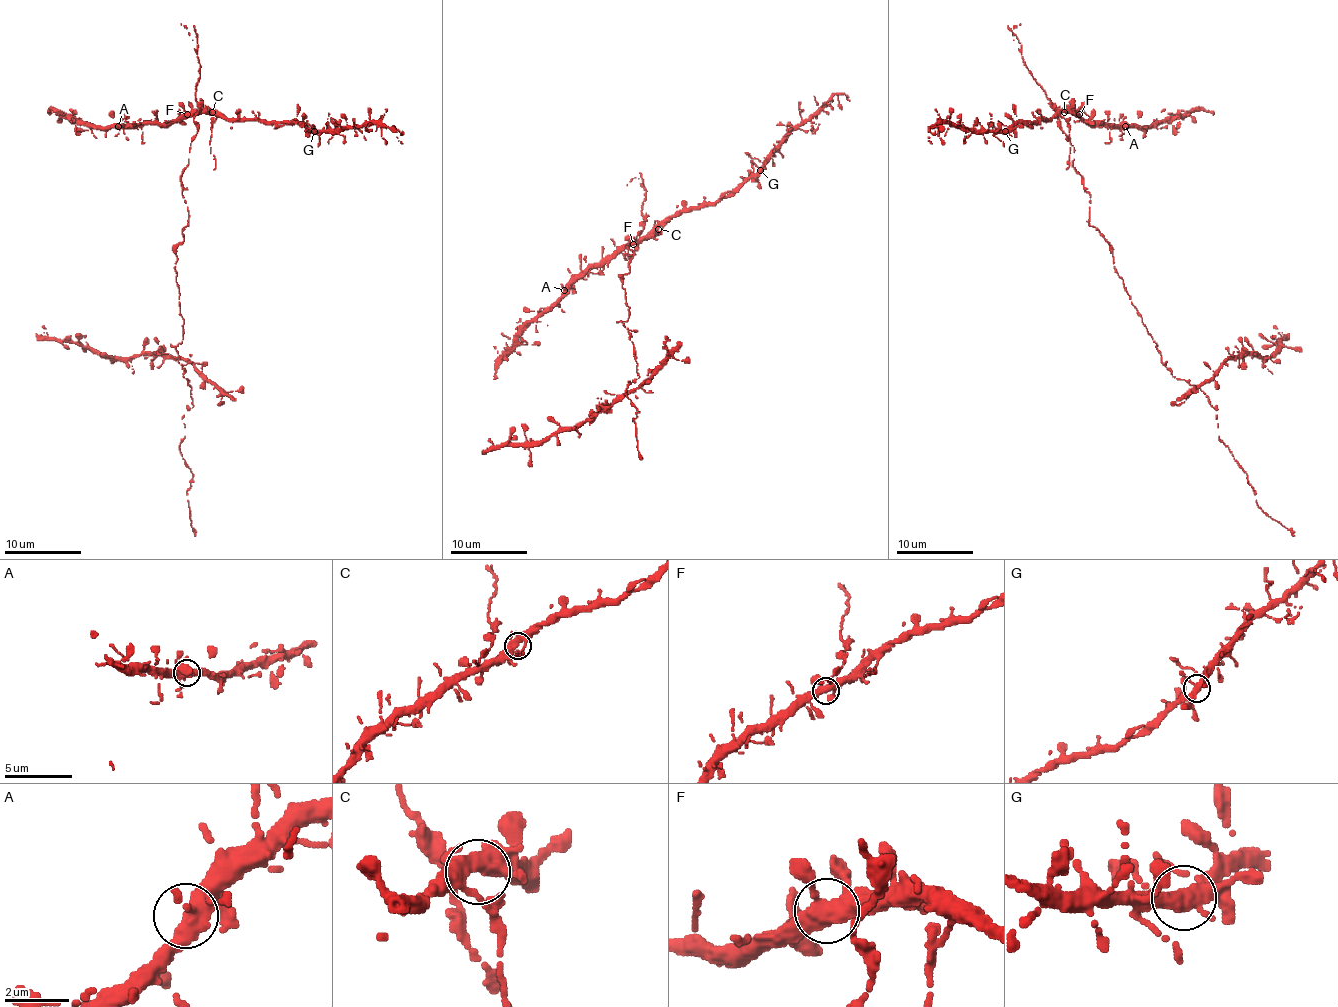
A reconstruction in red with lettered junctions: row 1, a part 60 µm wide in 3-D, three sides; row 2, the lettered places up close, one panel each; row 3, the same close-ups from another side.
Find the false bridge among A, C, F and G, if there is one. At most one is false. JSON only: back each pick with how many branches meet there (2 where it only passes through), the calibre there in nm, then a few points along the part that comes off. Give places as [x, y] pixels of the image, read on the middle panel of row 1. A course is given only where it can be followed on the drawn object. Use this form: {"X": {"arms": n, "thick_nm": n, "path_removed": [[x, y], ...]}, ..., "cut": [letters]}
{"cut": []}

